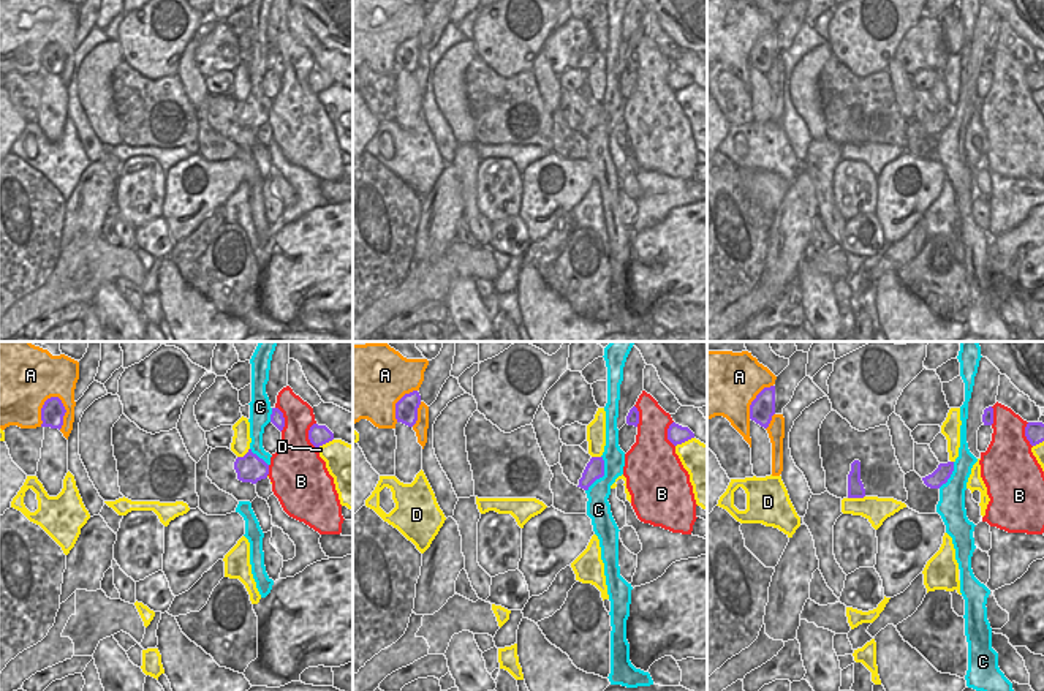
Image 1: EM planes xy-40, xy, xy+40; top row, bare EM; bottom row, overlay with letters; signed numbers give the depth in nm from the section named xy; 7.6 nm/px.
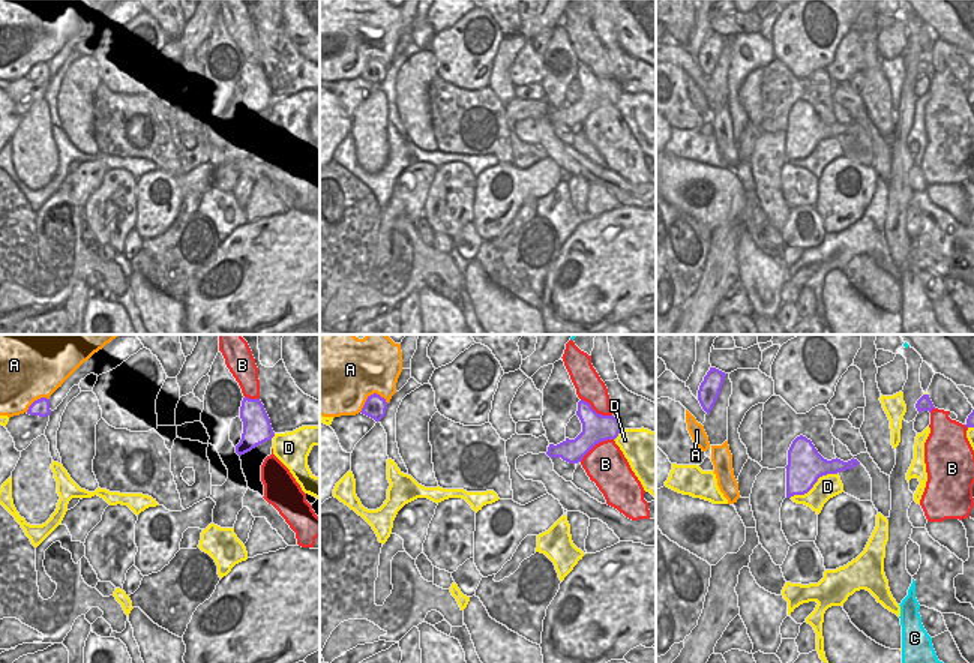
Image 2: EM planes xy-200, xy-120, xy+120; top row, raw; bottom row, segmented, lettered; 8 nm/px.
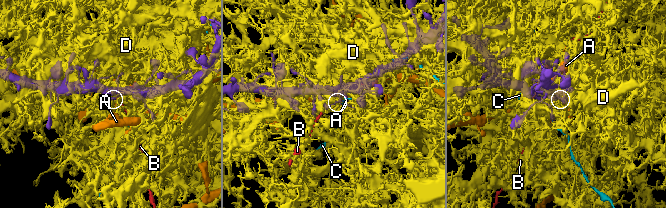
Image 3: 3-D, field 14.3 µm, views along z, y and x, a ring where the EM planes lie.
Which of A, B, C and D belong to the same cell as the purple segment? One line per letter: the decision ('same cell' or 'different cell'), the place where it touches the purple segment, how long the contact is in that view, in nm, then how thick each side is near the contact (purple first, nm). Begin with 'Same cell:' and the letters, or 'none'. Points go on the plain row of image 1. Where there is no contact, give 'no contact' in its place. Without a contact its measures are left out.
Same cell: none
A: different cell | xy-40 (41, 54) | 280 nm | 180/400 nm
B: different cell | xy-40 (309, 83) | 220 nm | 160/400 nm
C: different cell | xy (603, 120) | 300 nm | 140/170 nm
D: different cell | xy+40 (856, 143) | 130 nm | 120/190 nm

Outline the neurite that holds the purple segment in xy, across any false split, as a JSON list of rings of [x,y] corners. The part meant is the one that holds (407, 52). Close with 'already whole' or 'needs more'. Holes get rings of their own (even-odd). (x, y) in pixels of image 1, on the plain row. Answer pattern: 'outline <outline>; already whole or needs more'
outline [[[418,36],[405,40],[395,49],[395,65],[408,73],[413,73],[418,66],[418,54],[421,51],[421,41]]]; already whole

